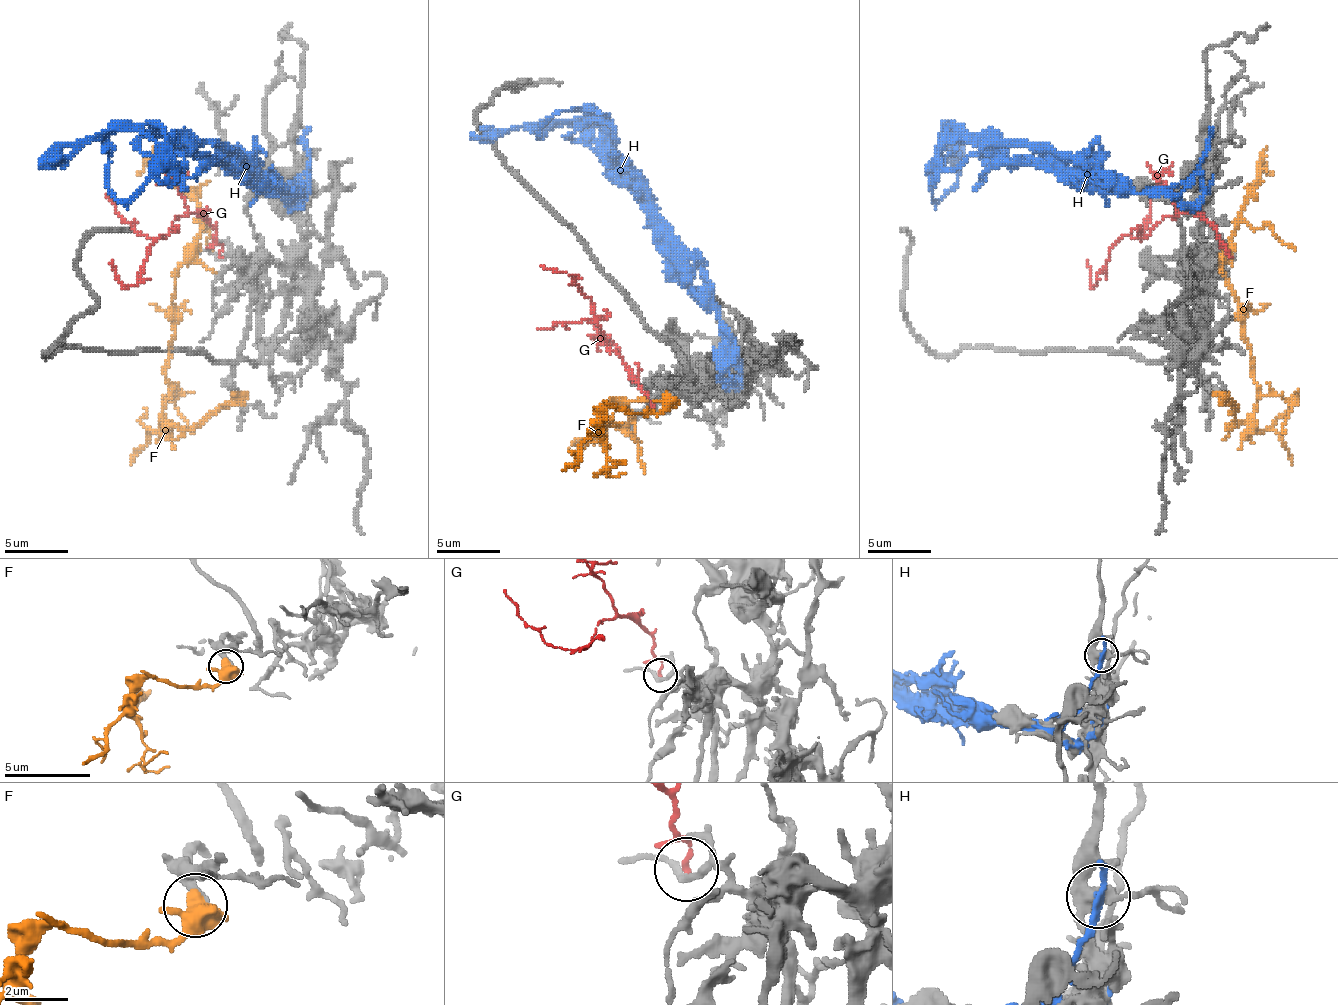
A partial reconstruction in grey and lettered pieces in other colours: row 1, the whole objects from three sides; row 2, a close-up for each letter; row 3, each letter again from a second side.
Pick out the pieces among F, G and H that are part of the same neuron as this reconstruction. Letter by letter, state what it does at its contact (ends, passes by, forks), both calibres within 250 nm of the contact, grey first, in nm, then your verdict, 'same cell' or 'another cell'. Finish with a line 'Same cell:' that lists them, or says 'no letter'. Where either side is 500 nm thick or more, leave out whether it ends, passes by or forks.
F: 360 nm thick on the grey side, 550 nm on the other; another cell
G: it ends there; 190 nm thick on the grey side, 160 nm on the other; another cell
H: it passes by; 340 nm thick on the grey side, 200 nm on the other; another cell
Same cell: no letter

